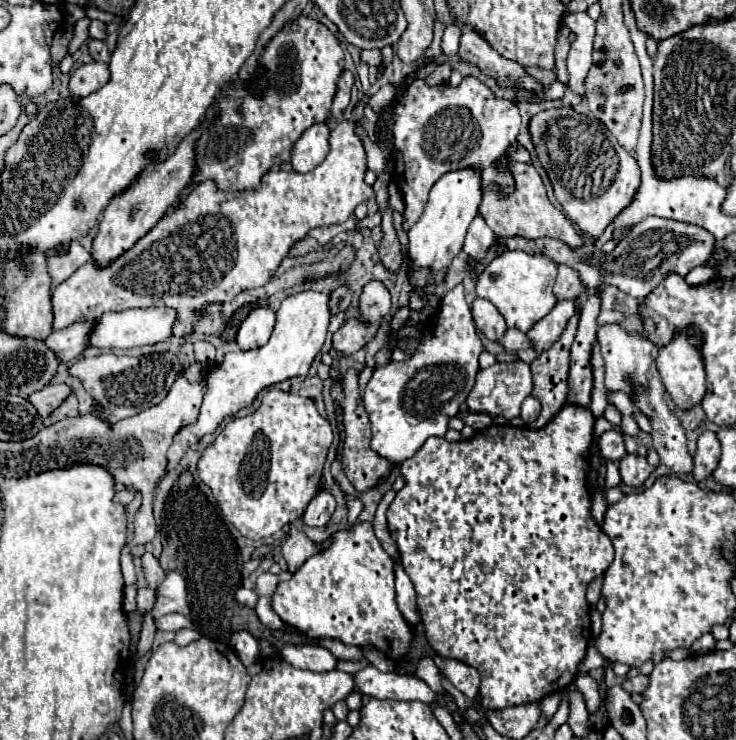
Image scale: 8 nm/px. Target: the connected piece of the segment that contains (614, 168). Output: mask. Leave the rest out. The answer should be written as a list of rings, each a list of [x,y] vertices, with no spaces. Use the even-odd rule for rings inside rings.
[[[572,107],[540,111],[530,119],[528,129],[540,165],[546,169],[554,195],[566,215],[592,239],[600,237],[638,189],[636,159],[614,139],[602,121],[576,113]]]

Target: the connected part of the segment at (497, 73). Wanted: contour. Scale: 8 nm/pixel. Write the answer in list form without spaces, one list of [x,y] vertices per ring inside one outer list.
[[[474,31],[462,33],[458,55],[460,55],[462,61],[466,61],[466,63],[470,63],[470,65],[476,65],[480,71],[484,71],[488,77],[492,77],[500,87],[508,87],[508,89],[518,87],[518,89],[528,91],[536,103],[542,103],[542,101],[556,101],[556,99],[562,99],[562,97],[564,97],[566,87],[564,87],[560,81],[554,81],[552,85],[544,87],[538,79],[534,79],[530,73],[526,73],[524,65],[520,65],[520,63],[512,61],[512,59],[504,59],[498,51],[494,51],[494,49],[492,49],[478,33],[474,33]]]

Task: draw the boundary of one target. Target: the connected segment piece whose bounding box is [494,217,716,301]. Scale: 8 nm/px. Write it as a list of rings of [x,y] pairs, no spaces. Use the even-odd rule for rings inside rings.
[[[646,217],[622,237],[622,241],[612,253],[602,253],[594,245],[582,245],[578,249],[572,249],[560,239],[552,239],[552,237],[526,239],[520,235],[496,237],[494,247],[498,255],[512,249],[520,249],[530,255],[546,255],[554,263],[568,265],[574,271],[578,271],[580,281],[590,289],[600,285],[614,285],[620,291],[642,301],[670,273],[688,275],[694,267],[710,263],[716,251],[716,239],[710,231],[692,223],[682,223],[674,219],[662,219],[662,217]]]

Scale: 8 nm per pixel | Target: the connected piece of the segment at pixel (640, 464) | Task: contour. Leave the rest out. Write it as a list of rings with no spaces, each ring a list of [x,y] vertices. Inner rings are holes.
[[[626,455],[624,459],[620,459],[622,483],[626,483],[628,487],[642,487],[650,473],[652,473],[652,467],[648,465],[646,457]]]

